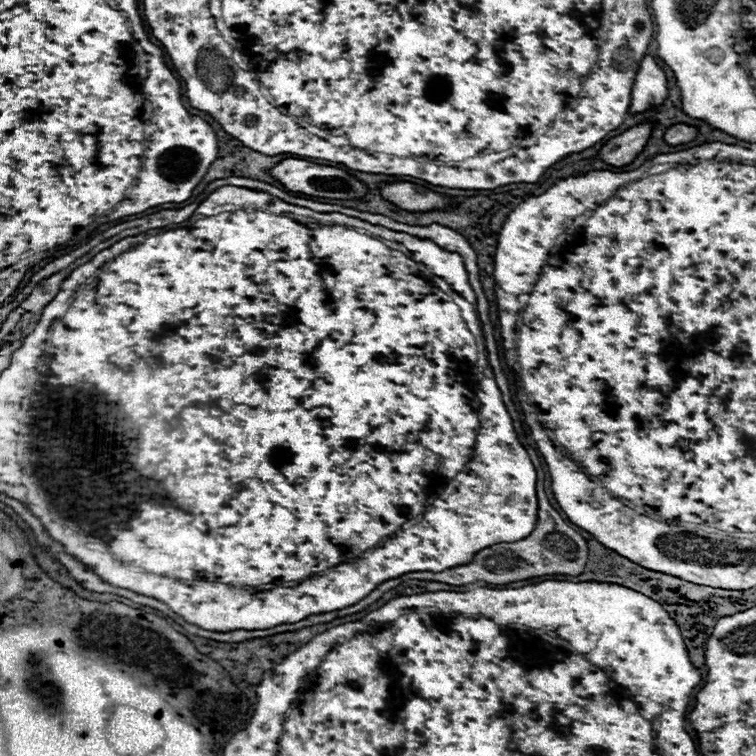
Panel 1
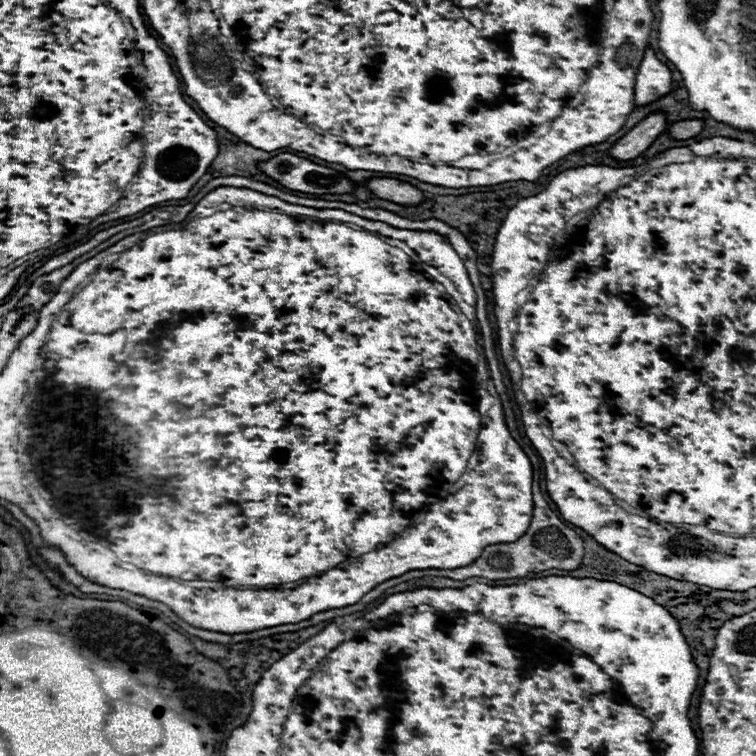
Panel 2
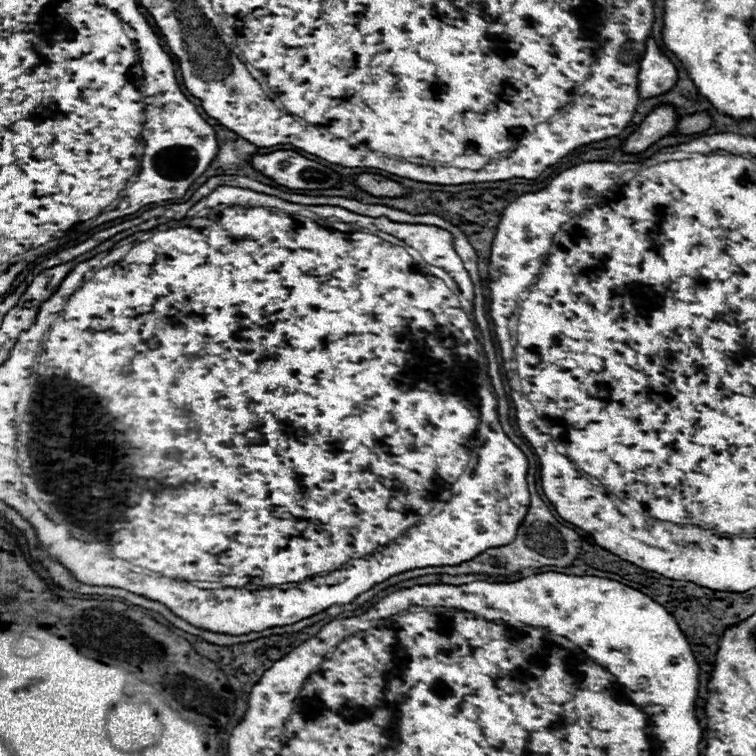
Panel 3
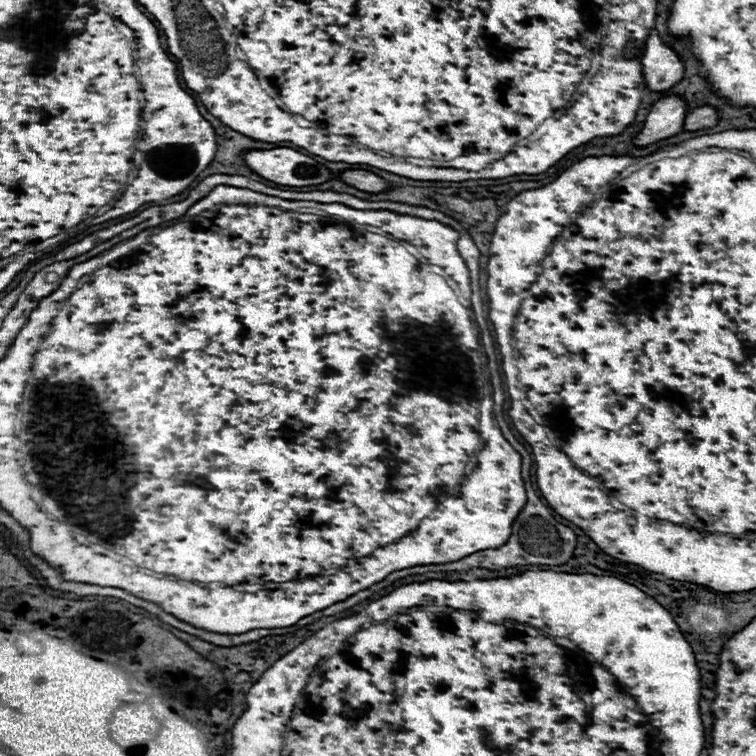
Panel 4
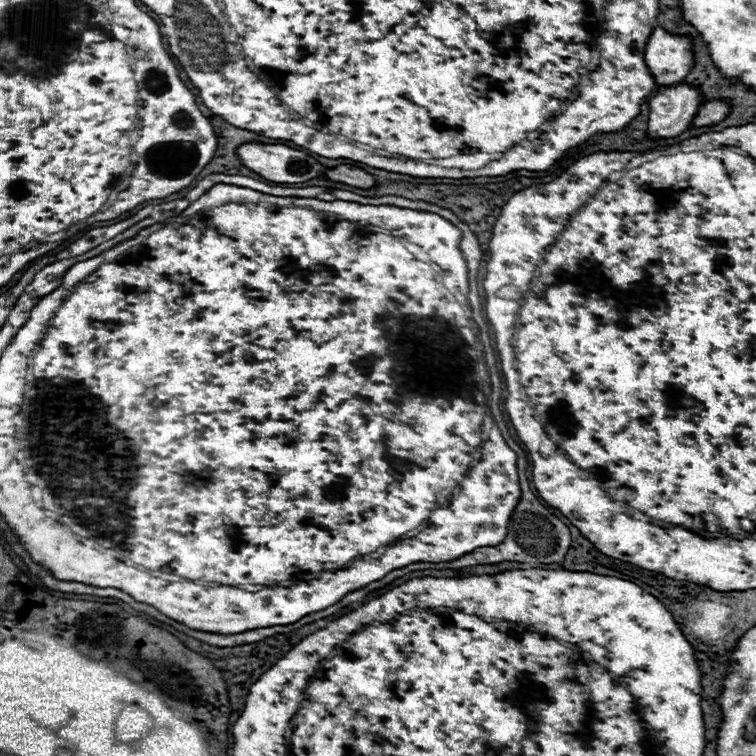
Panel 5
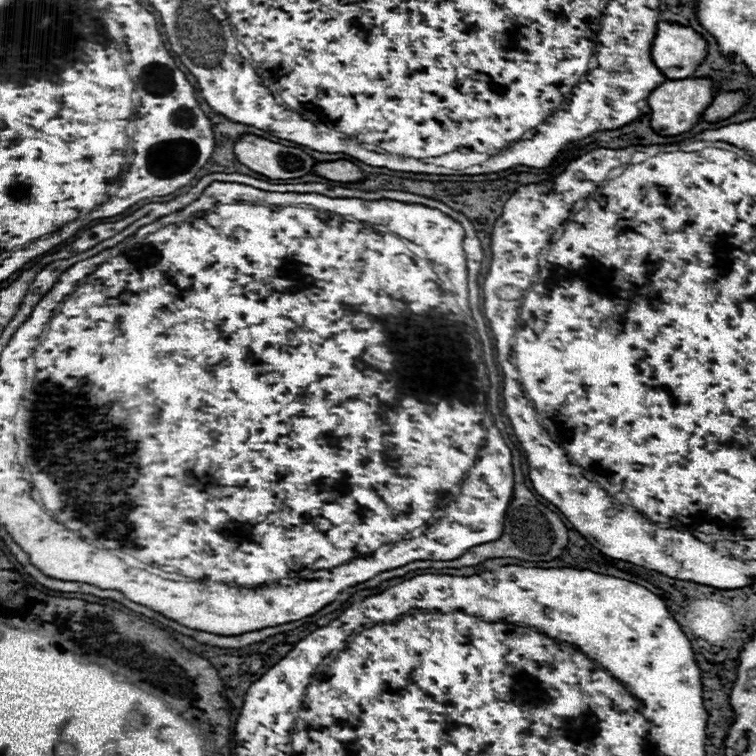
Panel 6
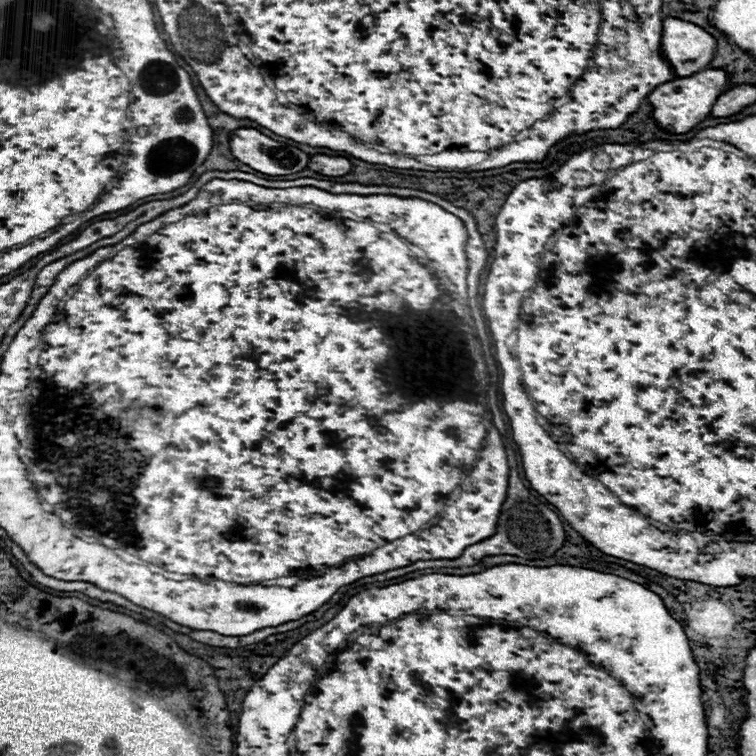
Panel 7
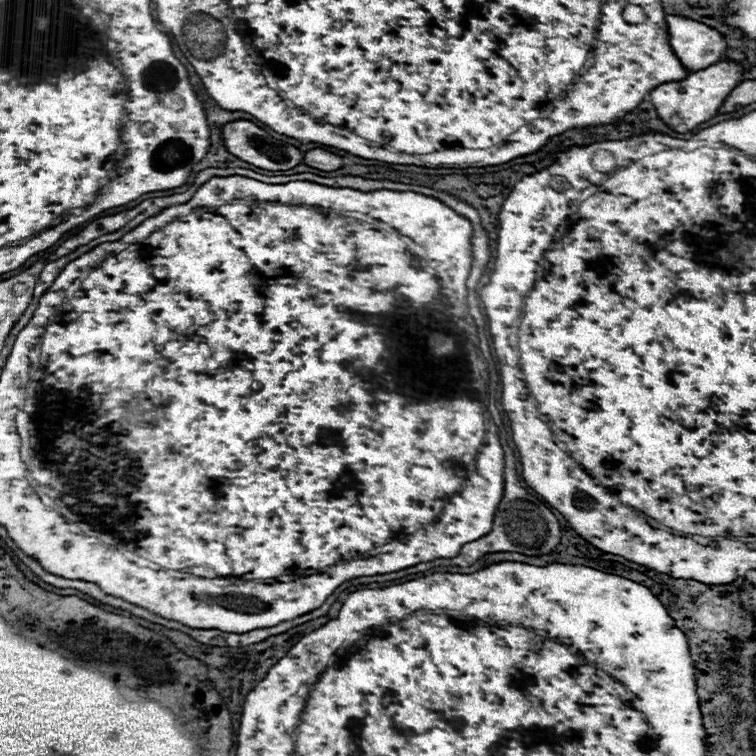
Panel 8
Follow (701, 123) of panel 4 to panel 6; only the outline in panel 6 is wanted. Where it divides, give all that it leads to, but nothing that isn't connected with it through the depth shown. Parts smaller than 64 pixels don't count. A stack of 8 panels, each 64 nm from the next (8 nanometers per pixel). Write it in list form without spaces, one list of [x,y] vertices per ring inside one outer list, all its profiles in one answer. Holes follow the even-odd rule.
[[[722,92],[714,98],[714,102],[706,108],[702,120],[704,122],[718,122],[724,118],[730,118],[734,112],[738,112],[748,100],[748,94],[744,92]]]

